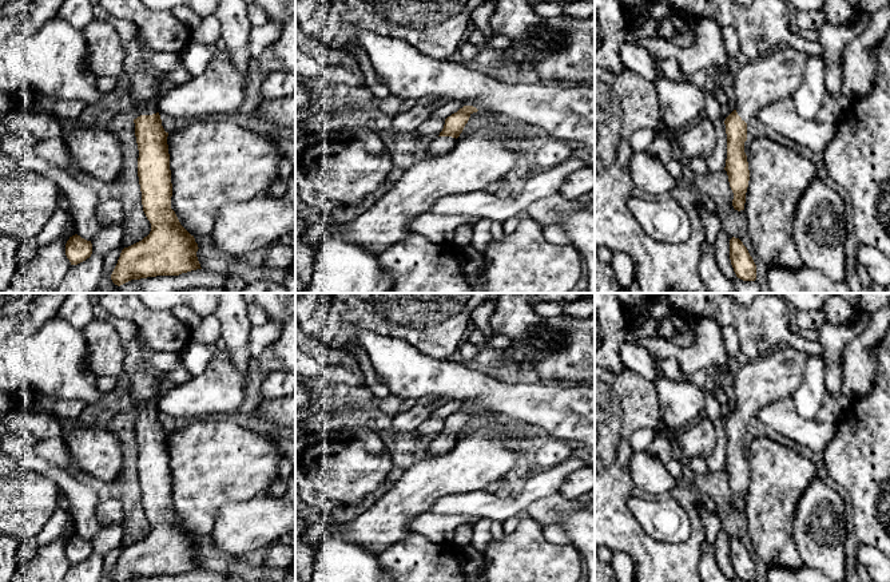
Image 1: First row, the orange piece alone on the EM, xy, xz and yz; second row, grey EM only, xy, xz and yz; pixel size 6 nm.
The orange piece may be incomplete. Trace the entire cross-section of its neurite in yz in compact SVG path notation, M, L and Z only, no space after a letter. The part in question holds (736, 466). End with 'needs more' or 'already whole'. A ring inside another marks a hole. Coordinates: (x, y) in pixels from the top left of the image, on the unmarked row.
M780 345L771 353L750 360L734 375L736 408L726 417L727 459L732 506L744 510L750 480L744 442L747 424L767 404L792 397L804 376L804 367L811 356L788 345Z | needs more

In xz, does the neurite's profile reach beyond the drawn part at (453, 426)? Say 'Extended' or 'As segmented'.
Extended

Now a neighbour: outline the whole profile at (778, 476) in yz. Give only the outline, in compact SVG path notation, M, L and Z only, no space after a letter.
M764 435L750 439L744 512L758 557L772 567L803 566L792 538L796 504L817 478L815 464Z

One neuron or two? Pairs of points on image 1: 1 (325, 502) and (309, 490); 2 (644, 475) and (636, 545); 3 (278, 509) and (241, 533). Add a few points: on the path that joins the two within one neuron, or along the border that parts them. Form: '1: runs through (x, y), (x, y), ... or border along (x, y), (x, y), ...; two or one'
1: runs through (321, 502), (313, 494); one
2: border along (628, 462), (632, 480), (650, 497); two
3: runs through (269, 518), (250, 525); one

